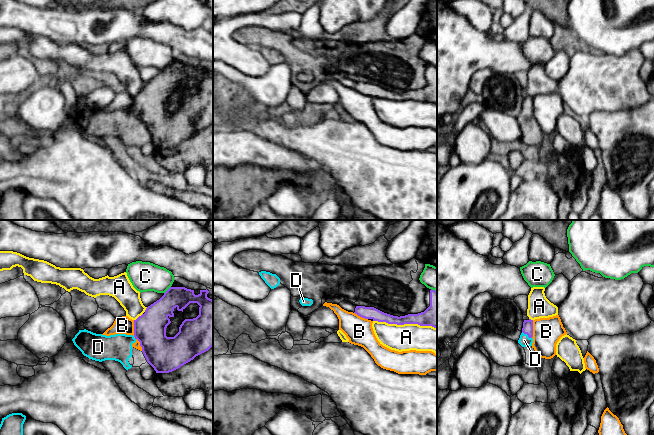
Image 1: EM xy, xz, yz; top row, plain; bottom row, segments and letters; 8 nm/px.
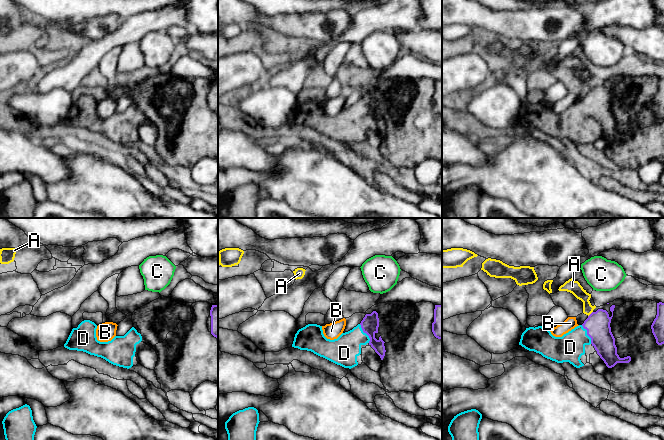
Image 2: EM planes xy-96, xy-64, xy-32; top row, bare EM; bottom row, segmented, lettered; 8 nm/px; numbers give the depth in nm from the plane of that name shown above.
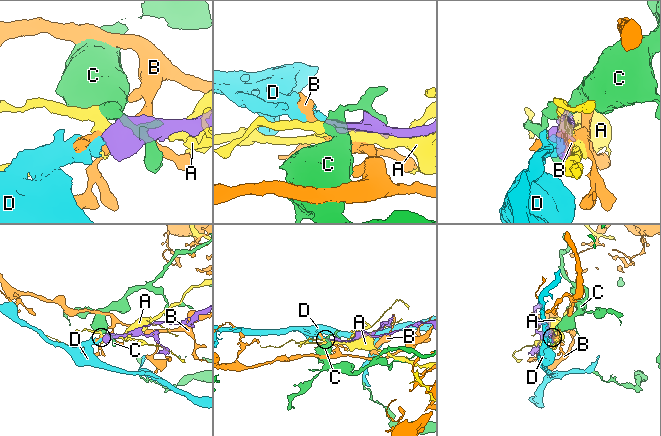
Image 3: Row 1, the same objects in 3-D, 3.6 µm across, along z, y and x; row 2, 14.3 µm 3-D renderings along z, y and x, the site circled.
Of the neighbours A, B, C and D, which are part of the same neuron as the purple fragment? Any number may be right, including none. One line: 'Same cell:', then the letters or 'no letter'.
Same cell: D

